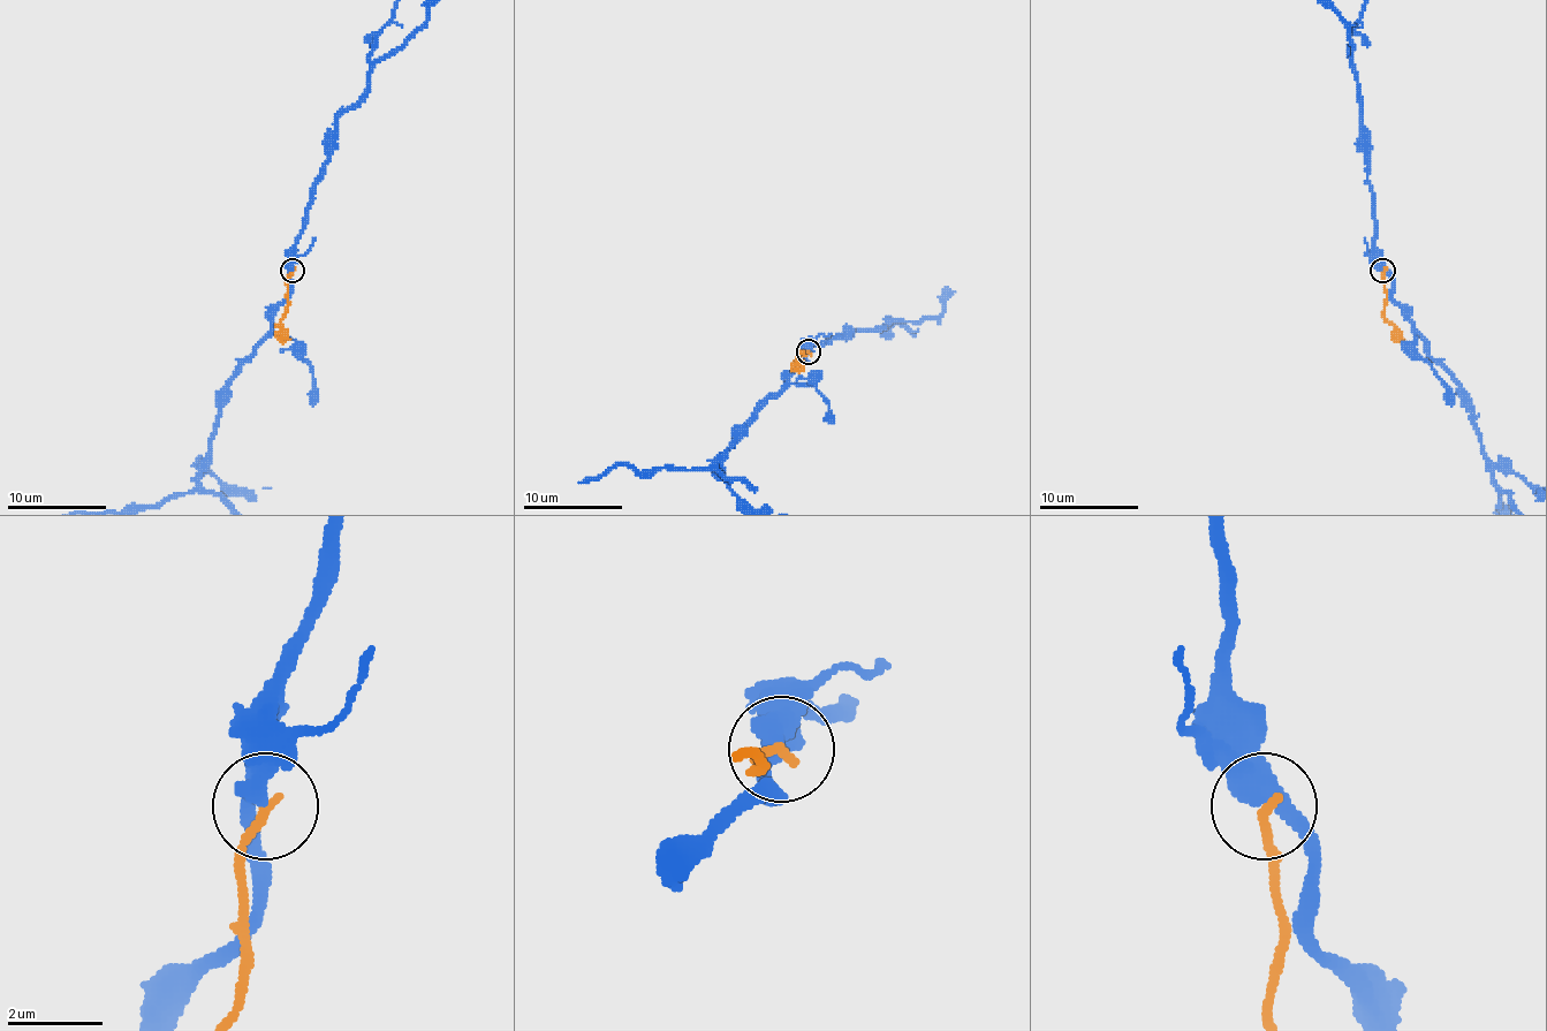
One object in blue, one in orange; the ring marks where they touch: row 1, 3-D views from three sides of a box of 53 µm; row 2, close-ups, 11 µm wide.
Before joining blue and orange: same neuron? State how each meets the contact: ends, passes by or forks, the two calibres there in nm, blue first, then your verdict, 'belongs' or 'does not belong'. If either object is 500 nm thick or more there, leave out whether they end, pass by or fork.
blue passes by; orange ends there; 440 nm thick on the blue side, 200 nm on the other; does not belong

